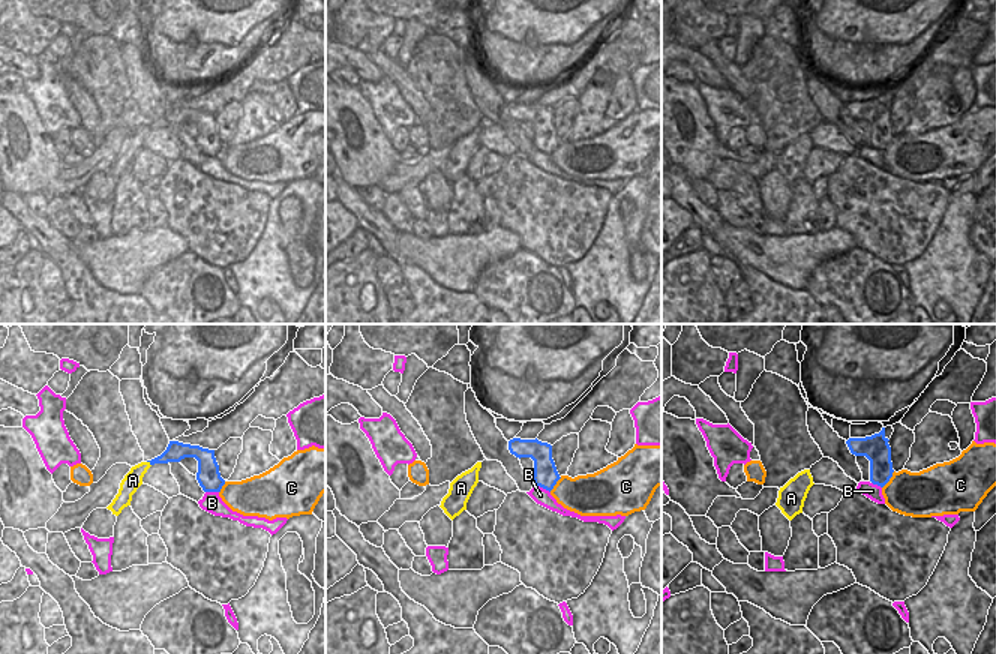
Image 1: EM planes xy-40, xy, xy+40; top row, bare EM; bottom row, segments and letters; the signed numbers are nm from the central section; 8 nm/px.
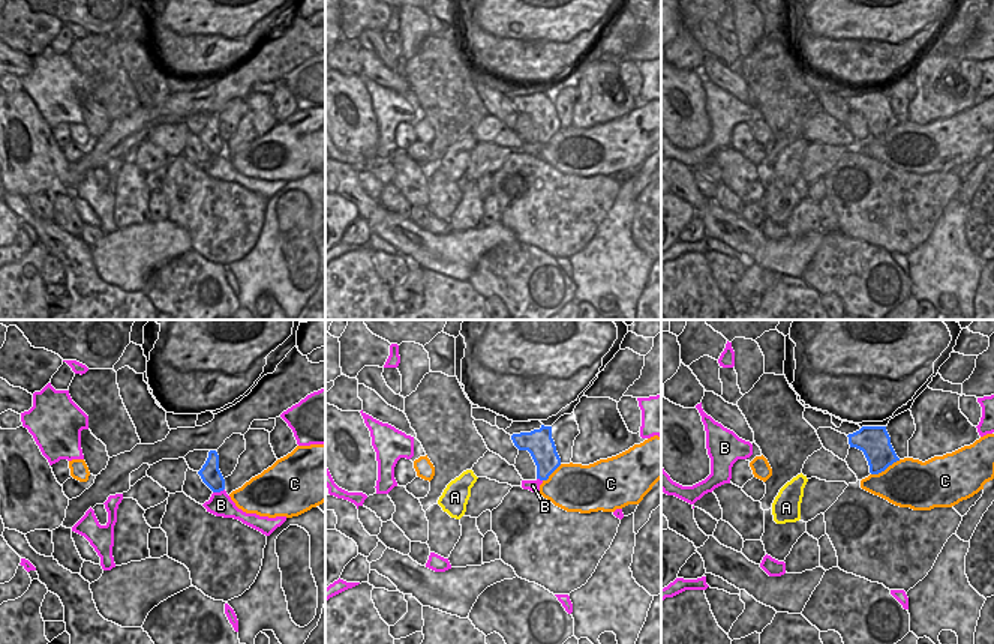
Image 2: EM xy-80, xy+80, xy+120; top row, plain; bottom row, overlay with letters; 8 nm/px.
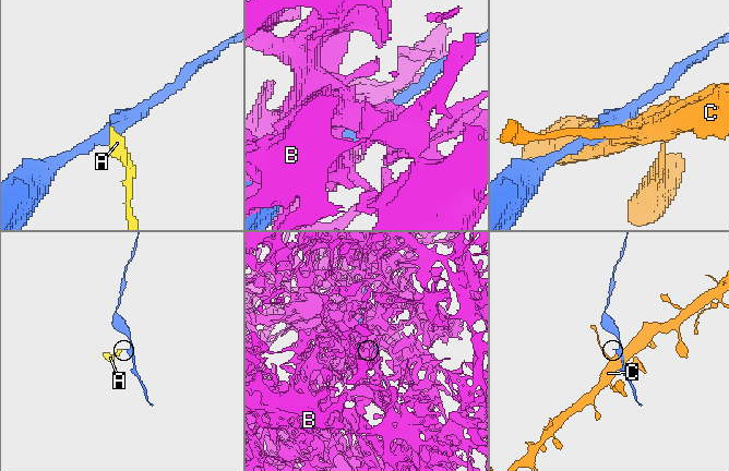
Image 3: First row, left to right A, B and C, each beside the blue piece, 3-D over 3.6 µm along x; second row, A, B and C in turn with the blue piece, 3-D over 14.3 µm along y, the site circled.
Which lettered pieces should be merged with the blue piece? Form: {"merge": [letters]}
{"merge": ["A"]}

